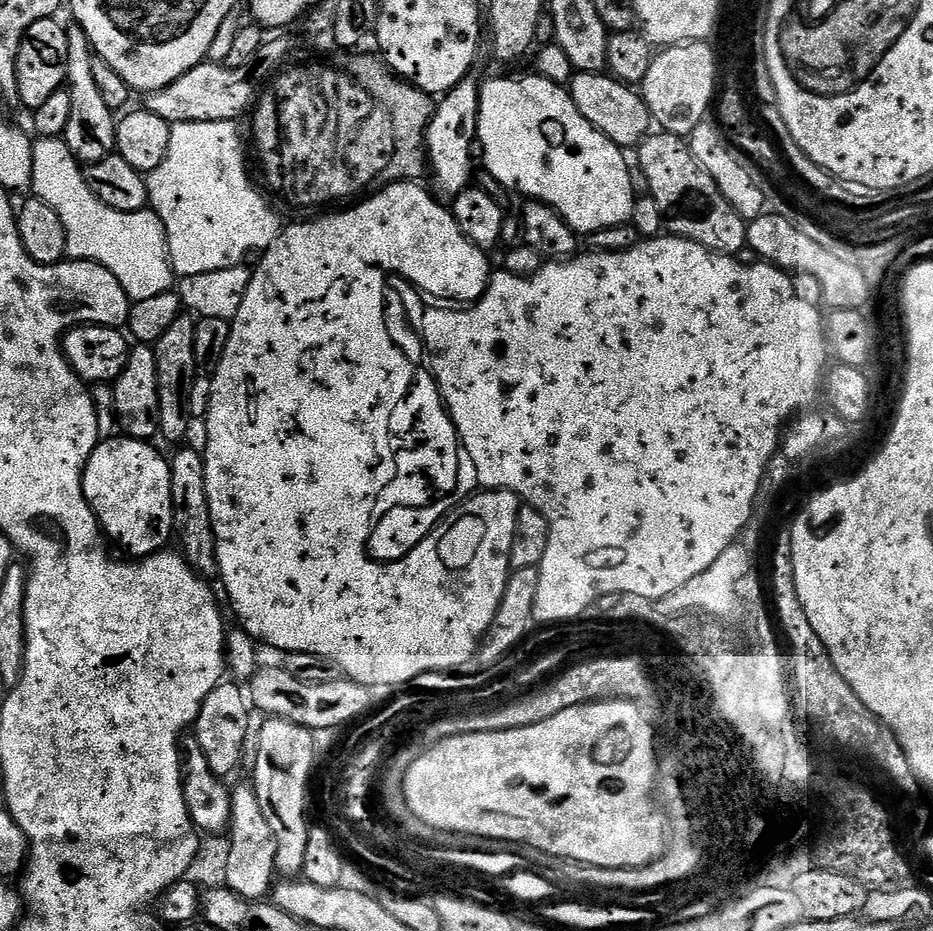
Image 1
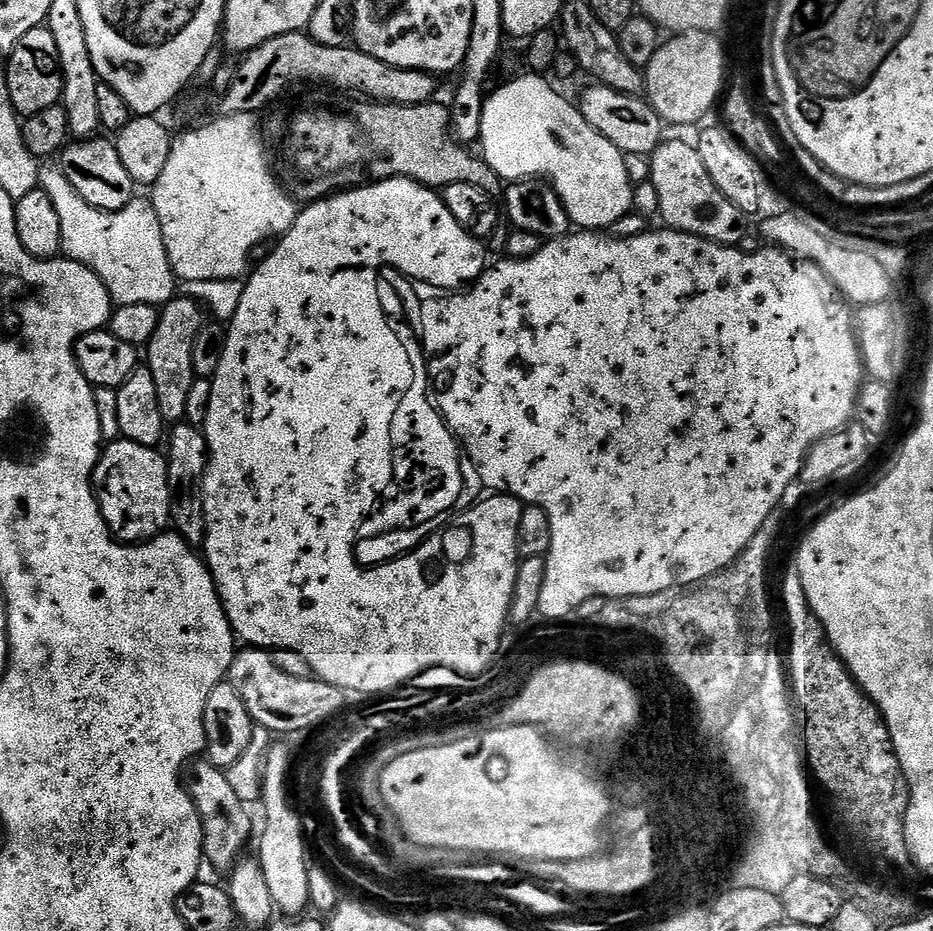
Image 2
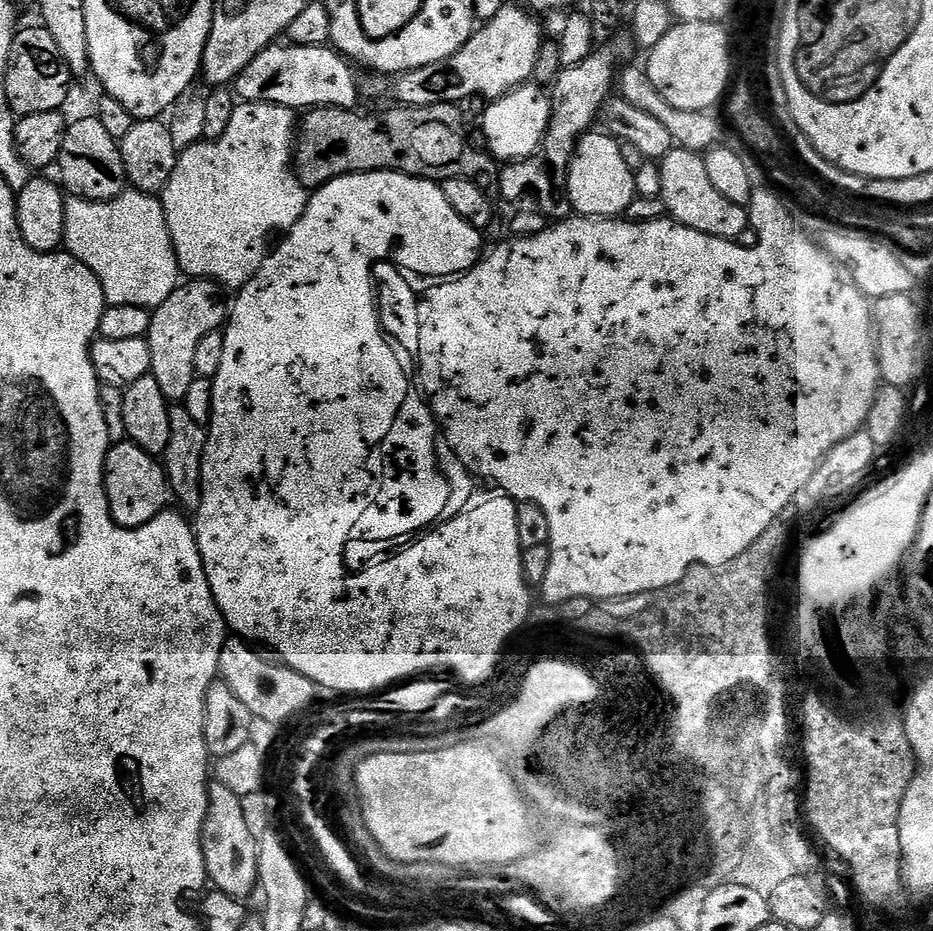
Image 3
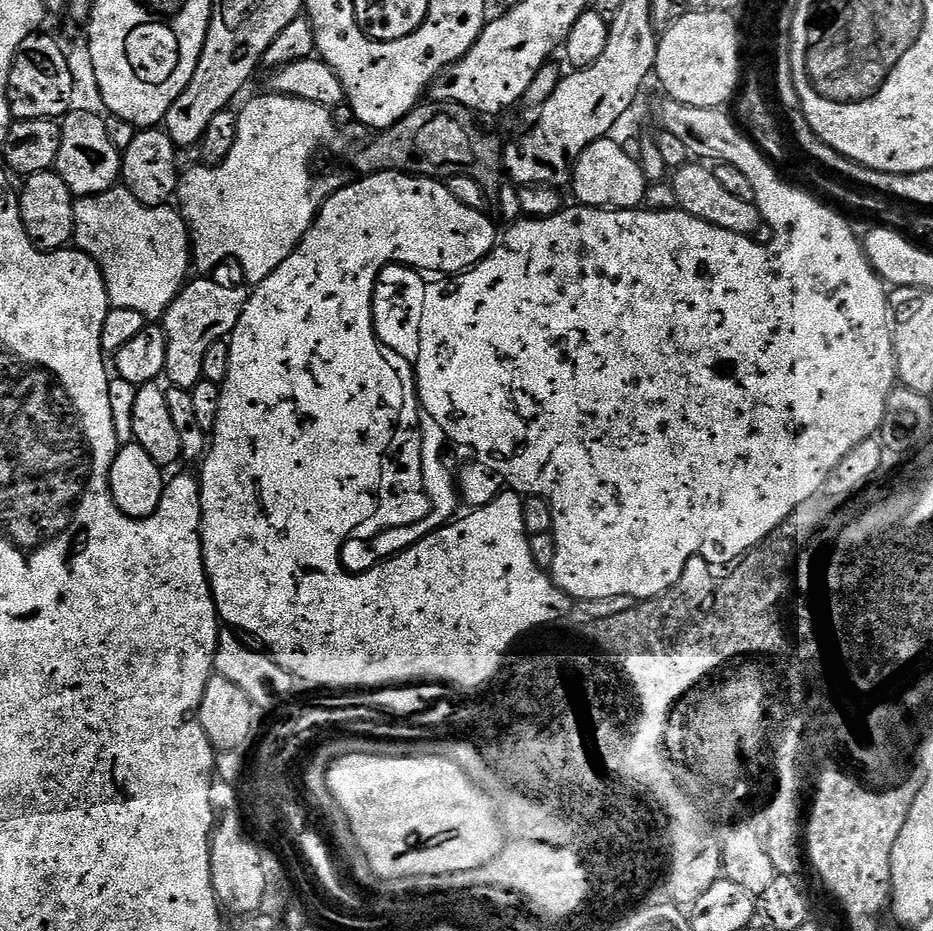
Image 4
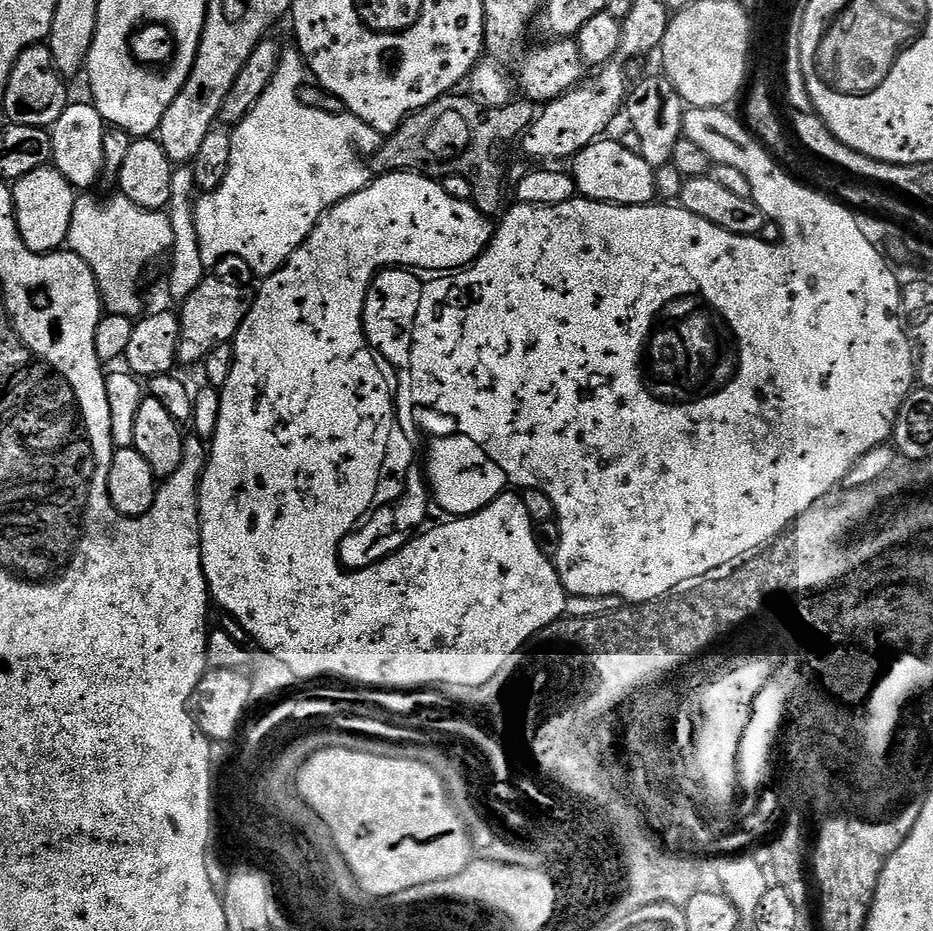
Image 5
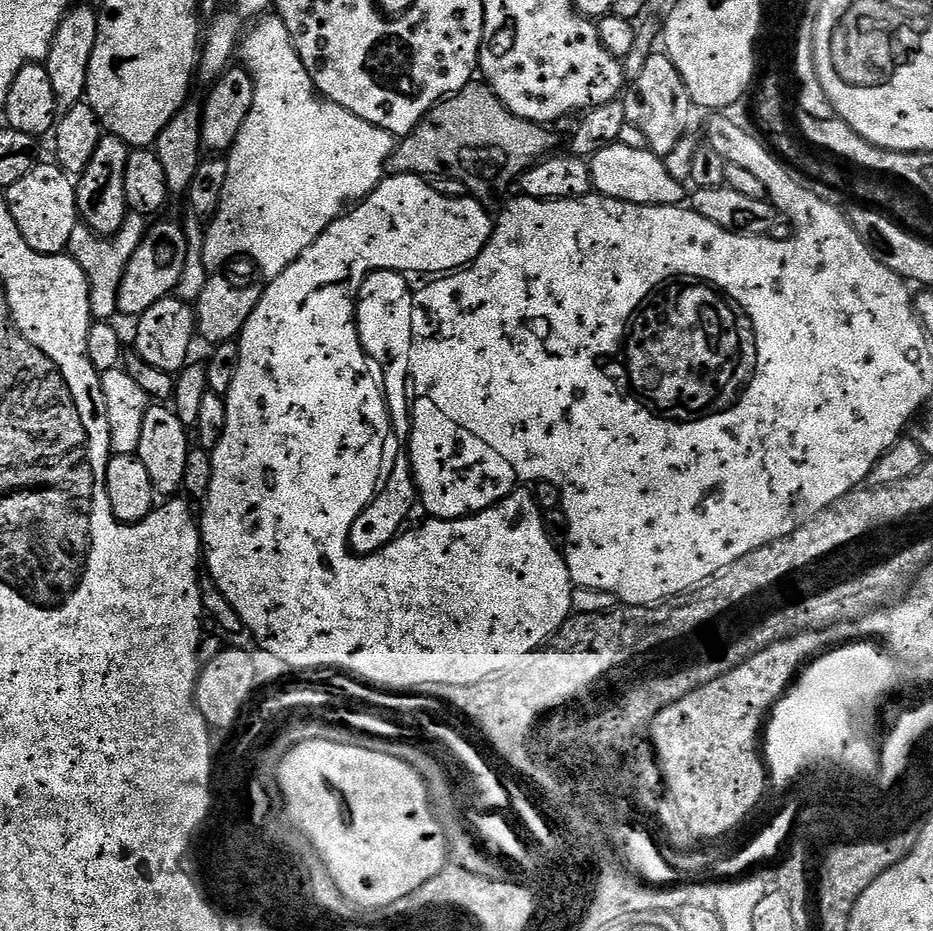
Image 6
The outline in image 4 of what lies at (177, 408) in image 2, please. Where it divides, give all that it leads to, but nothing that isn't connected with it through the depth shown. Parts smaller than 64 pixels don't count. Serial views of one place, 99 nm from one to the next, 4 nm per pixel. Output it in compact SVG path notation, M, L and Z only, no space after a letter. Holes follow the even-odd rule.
M212 278L200 279L204 280L189 279L162 317L166 340L164 376L174 388L191 390L201 380L202 358L206 358L206 350L210 350L214 342L231 337L234 326L238 326L238 318L242 318L244 303L249 298L249 293L240 288L208 280Z

